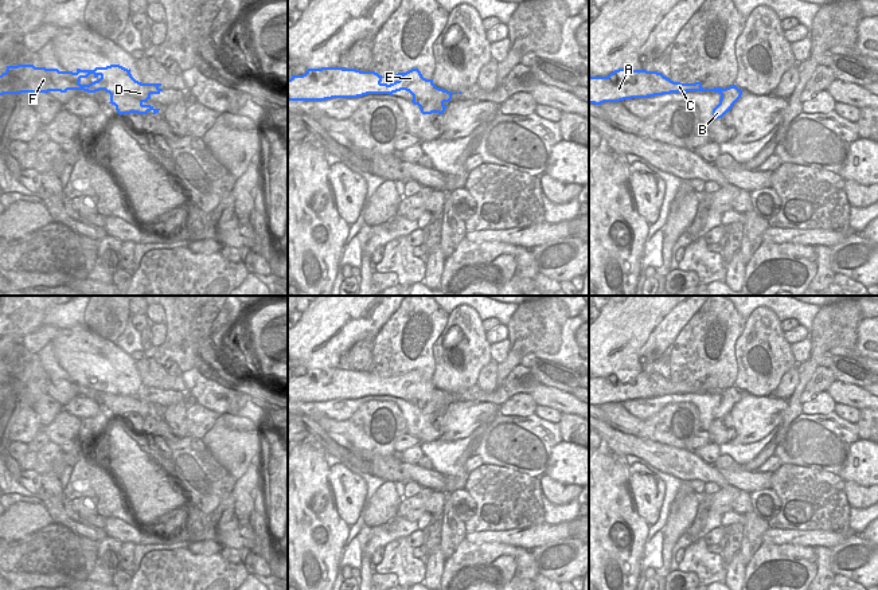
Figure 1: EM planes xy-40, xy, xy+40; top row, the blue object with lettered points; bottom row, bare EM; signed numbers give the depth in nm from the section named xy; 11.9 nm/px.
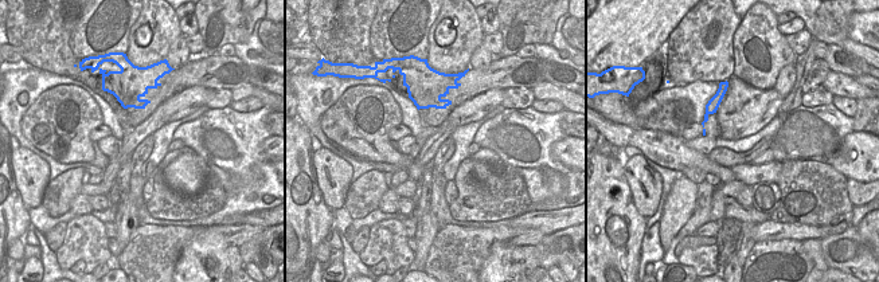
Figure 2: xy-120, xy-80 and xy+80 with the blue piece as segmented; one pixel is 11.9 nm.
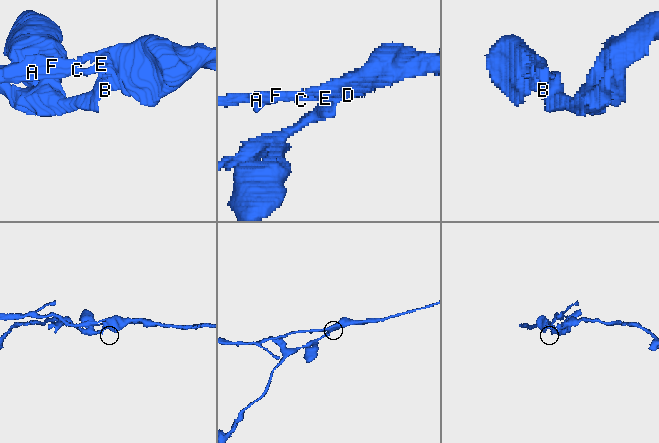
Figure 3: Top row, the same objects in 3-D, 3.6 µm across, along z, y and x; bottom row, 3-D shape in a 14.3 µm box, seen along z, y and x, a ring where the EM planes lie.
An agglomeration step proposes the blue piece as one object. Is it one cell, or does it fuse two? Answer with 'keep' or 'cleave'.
cleave

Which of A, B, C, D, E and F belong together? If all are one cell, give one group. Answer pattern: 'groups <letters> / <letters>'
groups A C D E F / B

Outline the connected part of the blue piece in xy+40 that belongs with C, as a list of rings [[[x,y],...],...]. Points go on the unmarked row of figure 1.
[[[618,370],[608,378],[589,378],[589,405],[620,403],[632,399],[687,392],[715,392],[725,390],[703,390],[701,383],[674,383],[657,372]]]

